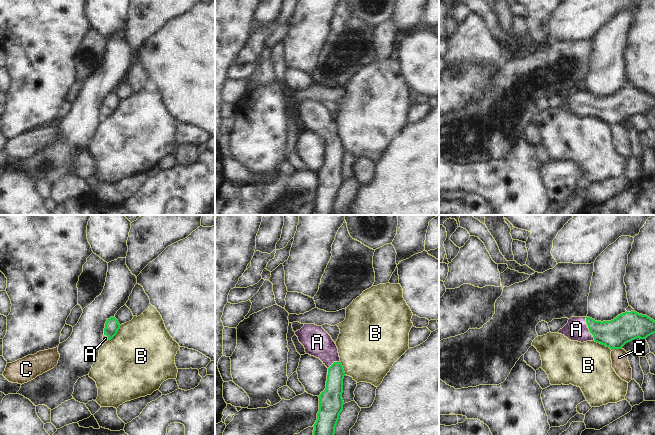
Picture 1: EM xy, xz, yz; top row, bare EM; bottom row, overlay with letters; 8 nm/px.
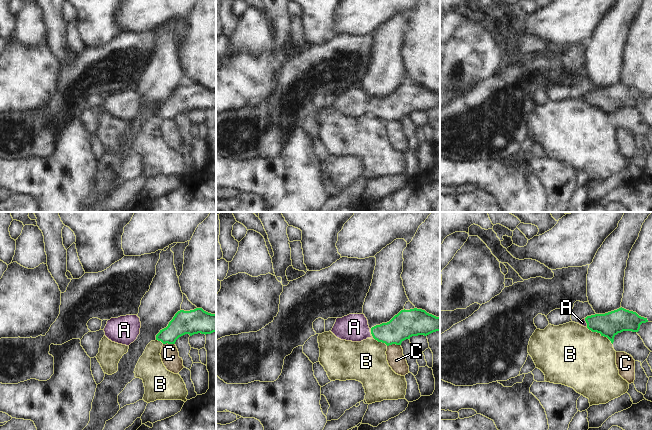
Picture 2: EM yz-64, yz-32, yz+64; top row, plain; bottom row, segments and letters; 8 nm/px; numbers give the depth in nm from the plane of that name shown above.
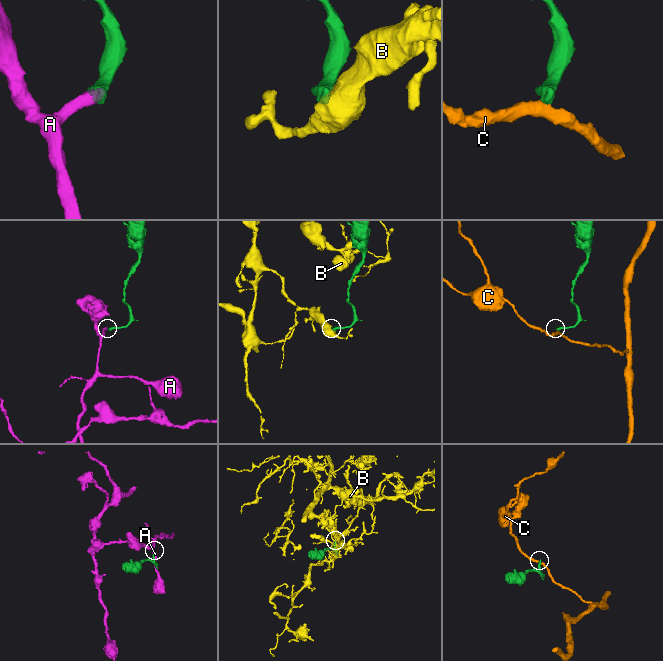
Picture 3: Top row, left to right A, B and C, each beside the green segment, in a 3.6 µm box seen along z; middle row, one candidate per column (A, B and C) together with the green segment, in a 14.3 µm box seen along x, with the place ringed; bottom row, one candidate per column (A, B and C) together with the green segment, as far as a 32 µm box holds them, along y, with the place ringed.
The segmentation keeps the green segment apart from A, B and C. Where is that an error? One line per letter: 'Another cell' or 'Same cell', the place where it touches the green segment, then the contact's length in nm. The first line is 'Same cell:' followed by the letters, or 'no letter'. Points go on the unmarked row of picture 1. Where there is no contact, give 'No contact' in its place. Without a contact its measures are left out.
Same cell: A
A: Same cell. Touches green at yz (589, 105). Shared border 200 nm
B: Another cell. Touches green at yz (603, 120). Shared border 170 nm
C: Another cell. Touches green at yz (615, 124). Shared border 80 nm

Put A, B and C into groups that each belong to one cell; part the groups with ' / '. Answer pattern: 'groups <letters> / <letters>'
groups A / B / C

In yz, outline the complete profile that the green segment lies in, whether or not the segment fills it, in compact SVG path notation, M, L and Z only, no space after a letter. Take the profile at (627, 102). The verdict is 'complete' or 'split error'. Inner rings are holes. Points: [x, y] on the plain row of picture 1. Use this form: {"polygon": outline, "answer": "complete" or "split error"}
{"polygon": "M635 87L625 88L611 97L595 97L590 93L571 93L568 99L557 109L564 111L571 117L595 117L612 125L621 125L626 119L640 114L646 115L655 109L655 97L647 91Z", "answer": "split error"}

